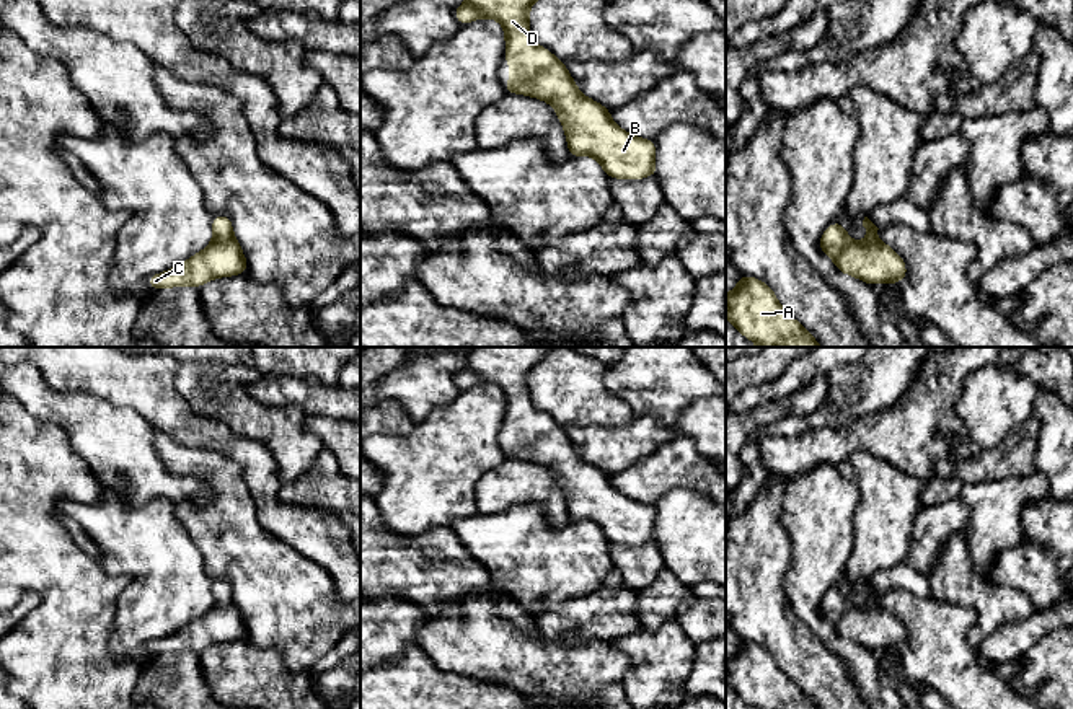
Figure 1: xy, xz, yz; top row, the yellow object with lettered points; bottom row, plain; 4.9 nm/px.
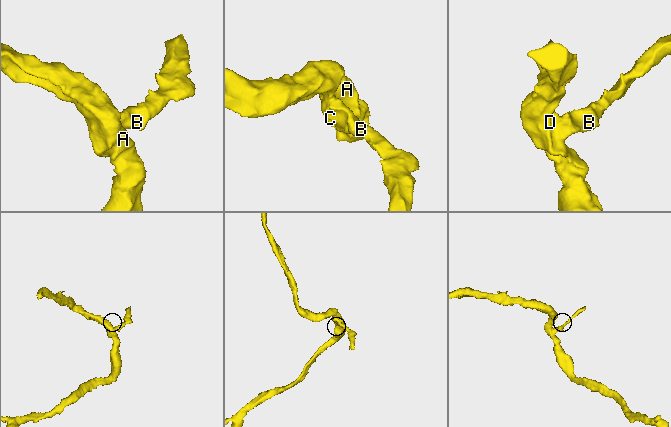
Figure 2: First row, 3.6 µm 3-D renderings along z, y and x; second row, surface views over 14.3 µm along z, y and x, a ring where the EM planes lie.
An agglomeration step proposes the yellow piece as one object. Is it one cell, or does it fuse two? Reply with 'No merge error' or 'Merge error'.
No merge error

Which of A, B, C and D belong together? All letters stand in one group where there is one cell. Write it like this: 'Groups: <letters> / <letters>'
Groups: A B C D

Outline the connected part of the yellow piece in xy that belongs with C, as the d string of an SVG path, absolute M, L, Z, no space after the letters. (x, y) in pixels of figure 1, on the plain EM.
M227 580L212 582L214 605L181 631L148 642L152 655L179 650L202 652L210 644L248 637L248 629Z

